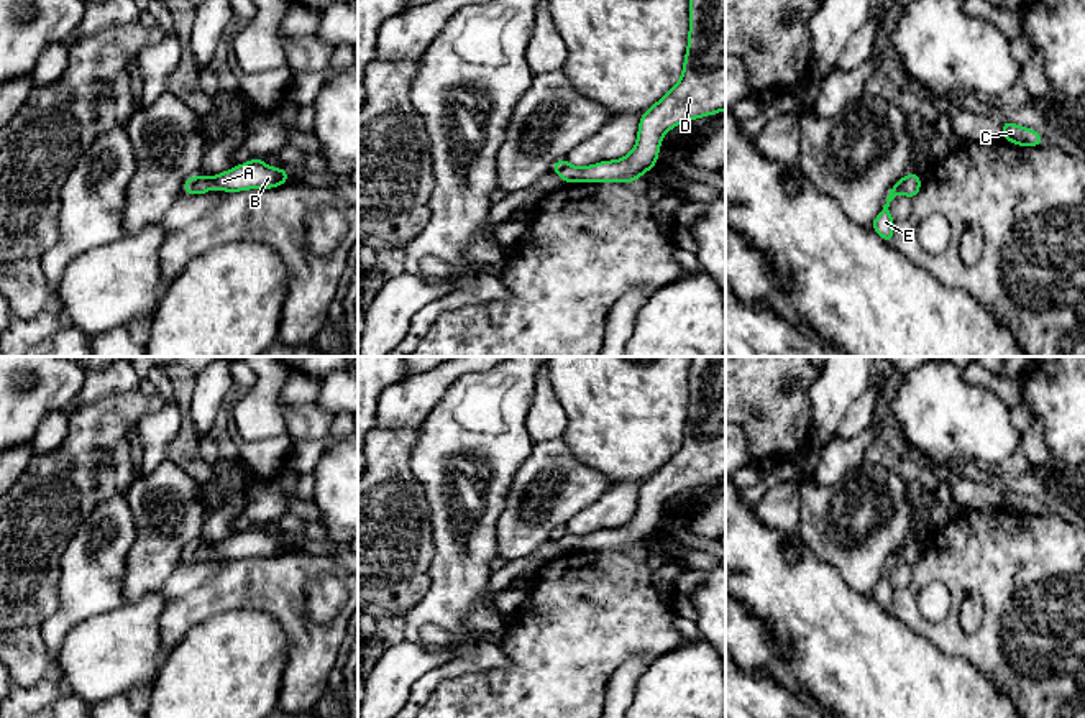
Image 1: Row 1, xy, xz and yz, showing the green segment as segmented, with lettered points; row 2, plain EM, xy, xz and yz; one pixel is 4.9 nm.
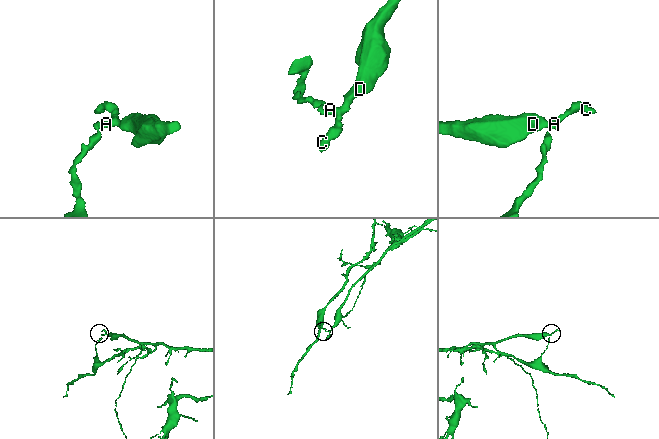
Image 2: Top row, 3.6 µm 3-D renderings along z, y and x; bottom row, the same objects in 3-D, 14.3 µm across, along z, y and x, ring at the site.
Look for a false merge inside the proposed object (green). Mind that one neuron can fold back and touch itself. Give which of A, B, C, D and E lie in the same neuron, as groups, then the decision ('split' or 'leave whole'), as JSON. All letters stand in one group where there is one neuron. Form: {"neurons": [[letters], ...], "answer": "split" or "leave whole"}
{"neurons": [["A", "B", "C", "D"], ["E"]], "answer": "split"}

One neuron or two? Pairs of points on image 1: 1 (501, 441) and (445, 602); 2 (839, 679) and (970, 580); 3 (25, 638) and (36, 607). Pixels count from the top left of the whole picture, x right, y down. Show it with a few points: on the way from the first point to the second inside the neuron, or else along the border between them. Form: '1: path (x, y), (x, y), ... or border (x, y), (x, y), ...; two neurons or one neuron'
1: path (496, 480), (465, 562); one neuron
2: border (892, 612), (939, 649); two neurons
3: border (38, 626), (17, 628); two neurons

